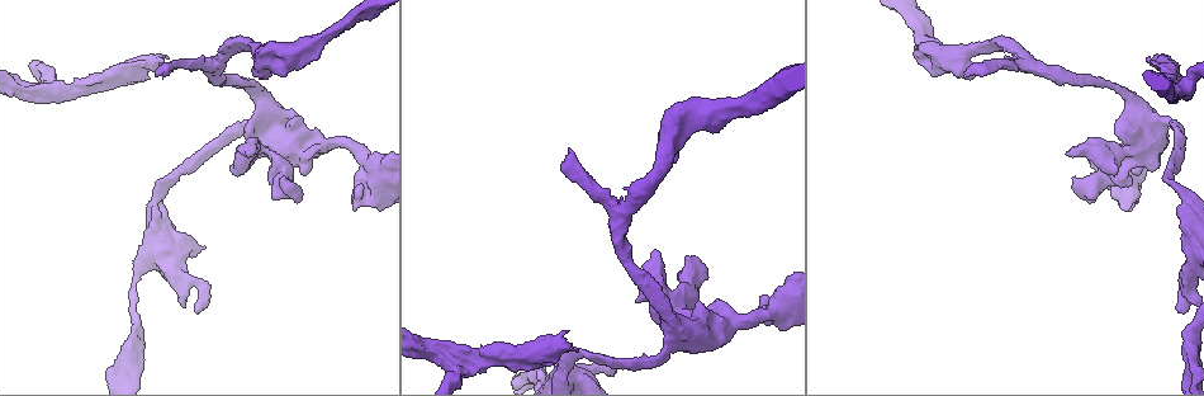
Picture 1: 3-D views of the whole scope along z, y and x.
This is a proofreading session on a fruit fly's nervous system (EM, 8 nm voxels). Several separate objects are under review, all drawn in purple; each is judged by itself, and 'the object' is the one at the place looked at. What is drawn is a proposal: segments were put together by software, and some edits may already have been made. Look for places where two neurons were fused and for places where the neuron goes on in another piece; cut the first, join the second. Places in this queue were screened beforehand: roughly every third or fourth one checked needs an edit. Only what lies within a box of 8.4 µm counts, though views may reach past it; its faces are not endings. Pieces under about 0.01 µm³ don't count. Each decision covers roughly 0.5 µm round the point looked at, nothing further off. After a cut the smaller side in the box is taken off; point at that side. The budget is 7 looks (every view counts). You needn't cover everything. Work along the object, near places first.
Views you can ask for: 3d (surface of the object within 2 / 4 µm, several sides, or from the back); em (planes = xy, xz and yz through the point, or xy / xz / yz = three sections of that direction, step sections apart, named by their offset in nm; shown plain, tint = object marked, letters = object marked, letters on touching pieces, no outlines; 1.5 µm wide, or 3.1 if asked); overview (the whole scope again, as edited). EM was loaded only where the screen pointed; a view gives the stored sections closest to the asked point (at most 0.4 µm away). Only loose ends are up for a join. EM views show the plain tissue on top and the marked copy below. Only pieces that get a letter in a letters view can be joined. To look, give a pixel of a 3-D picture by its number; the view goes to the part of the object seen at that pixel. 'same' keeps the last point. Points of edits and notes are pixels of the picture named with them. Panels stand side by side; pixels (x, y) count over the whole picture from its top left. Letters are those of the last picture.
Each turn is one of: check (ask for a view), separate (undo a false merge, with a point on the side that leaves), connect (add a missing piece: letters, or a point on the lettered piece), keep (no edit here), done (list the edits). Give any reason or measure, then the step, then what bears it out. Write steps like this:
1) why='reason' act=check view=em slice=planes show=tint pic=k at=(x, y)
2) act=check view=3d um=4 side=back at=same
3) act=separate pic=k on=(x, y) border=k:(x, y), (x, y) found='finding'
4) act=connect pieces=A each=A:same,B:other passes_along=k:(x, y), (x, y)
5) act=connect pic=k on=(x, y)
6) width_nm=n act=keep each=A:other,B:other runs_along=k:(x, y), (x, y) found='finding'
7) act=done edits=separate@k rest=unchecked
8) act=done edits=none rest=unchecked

why='arms part here' act=check view=3d um=2 pic=1 at=(45, 91)

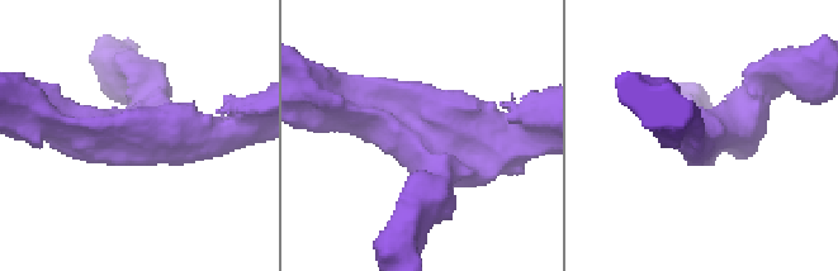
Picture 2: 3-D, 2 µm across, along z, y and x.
why='now the EM' act=check view=em slice=xz step=8 show=tint pic=2 at=(428, 127)

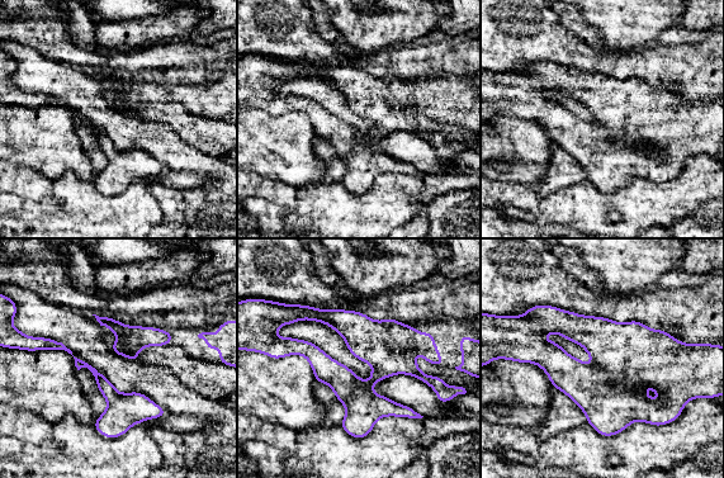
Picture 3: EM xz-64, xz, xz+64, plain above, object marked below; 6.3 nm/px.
why='cut it another way' act=check view=em slice=planes show=letters at=same

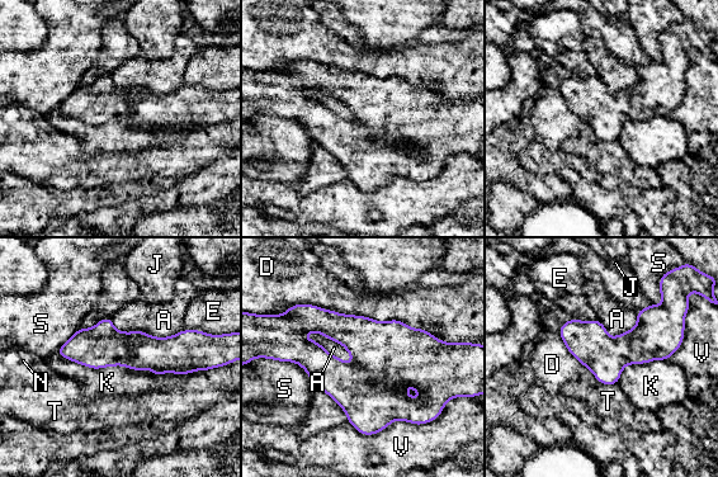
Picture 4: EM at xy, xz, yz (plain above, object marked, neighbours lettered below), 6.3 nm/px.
longest_contact=K:900nm act=keep each=A:other,D:other,E:other,J:other,K:other,N:other,S:other,T:other,V:other runs_along=4:(190, 350), (61, 352) found='continuous, no second neuron'

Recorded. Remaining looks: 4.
why='free end' act=check view=3d um=4 side=back pic=1 at=(965, 77)

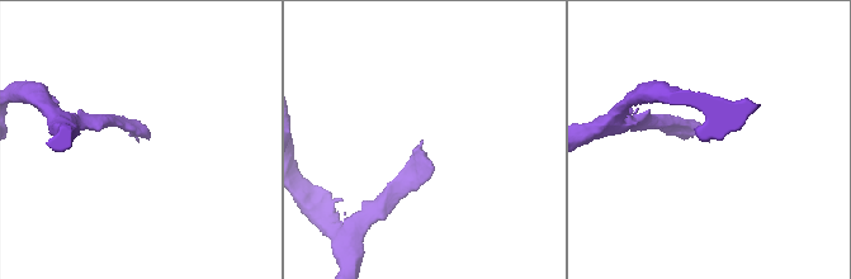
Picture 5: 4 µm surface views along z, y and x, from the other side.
act=check view=em slice=planes show=letters pic=5 at=(422, 142)

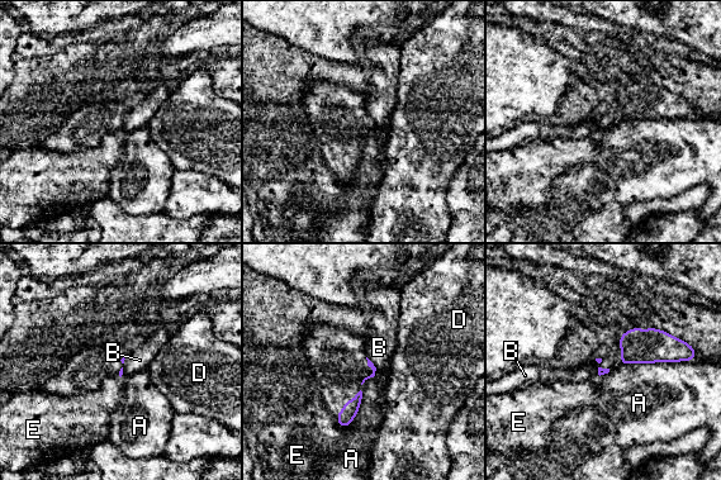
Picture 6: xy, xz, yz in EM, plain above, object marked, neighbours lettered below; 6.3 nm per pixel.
act=keep each=A:other,B:other,D:other,E:other border=6:(366, 356), (376, 369) found='no lettered piece goes on from it'

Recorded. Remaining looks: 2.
act=done edits=none rest=unchecked

